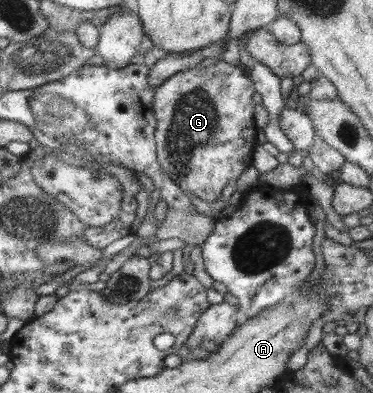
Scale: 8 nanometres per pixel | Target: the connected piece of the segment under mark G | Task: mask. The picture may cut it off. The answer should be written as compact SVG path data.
M224 60L208 67L192 67L174 73L155 88L153 107L157 120L155 146L162 171L184 193L190 192L213 204L222 196L228 182L236 181L253 164L257 143L257 126L254 120L254 92L252 79L244 67L232 66Z

